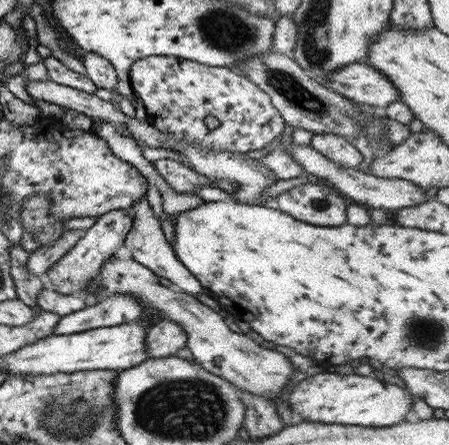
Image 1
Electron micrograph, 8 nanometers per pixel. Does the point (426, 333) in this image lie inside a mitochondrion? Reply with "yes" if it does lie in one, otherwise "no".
yes

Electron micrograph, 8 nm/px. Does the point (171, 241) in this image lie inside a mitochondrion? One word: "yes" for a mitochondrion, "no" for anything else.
no

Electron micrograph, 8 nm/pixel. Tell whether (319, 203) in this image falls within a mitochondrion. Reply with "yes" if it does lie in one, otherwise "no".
yes

